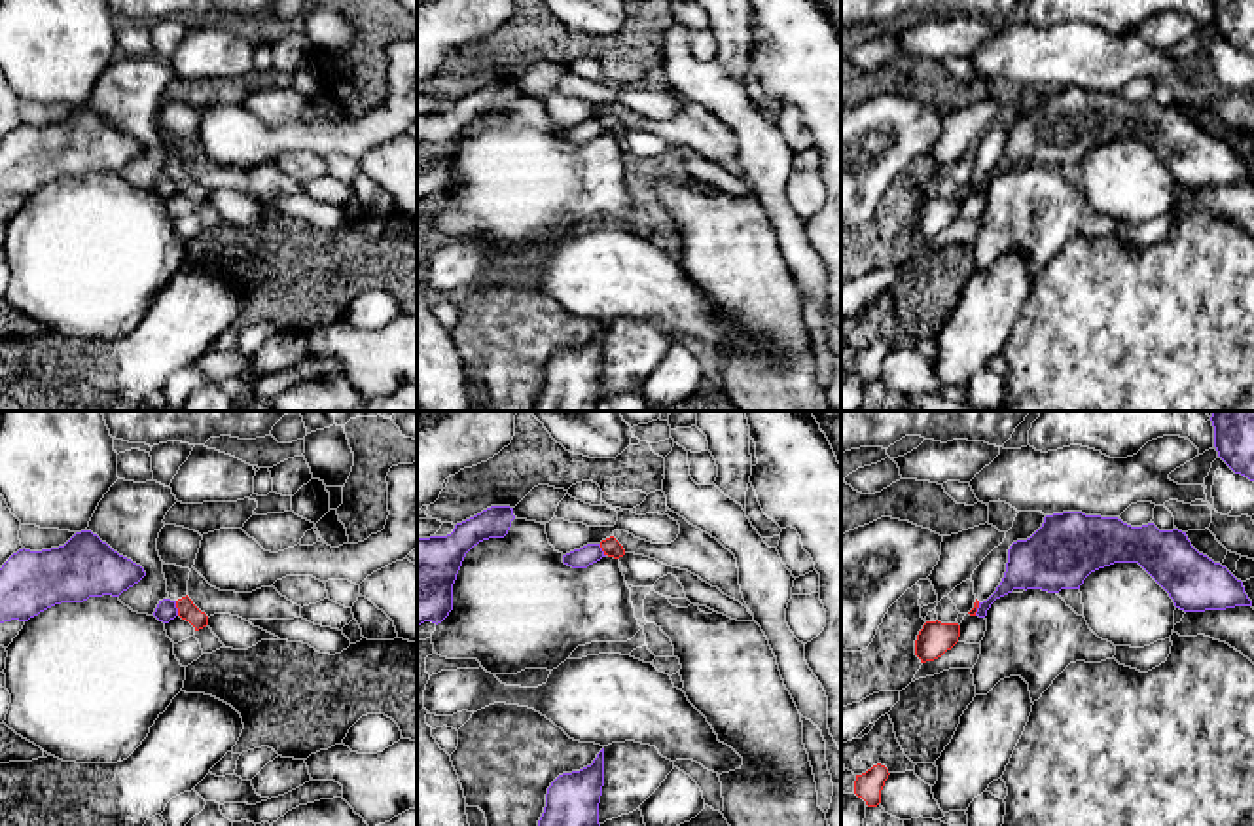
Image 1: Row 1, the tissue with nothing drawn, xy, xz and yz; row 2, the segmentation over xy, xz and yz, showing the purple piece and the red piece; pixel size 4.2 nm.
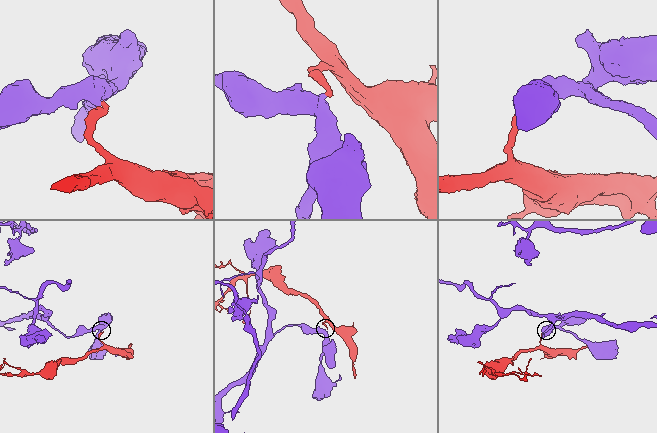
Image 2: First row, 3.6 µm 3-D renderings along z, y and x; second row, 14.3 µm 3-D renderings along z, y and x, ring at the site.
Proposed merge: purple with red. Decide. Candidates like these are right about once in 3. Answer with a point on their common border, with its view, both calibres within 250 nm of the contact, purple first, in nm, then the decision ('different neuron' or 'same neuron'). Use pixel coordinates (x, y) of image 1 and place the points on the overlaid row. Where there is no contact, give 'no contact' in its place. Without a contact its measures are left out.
meets purple in xy at (177, 609); 90 nm thick on the purple side, 80 nm on the other; different neuron

